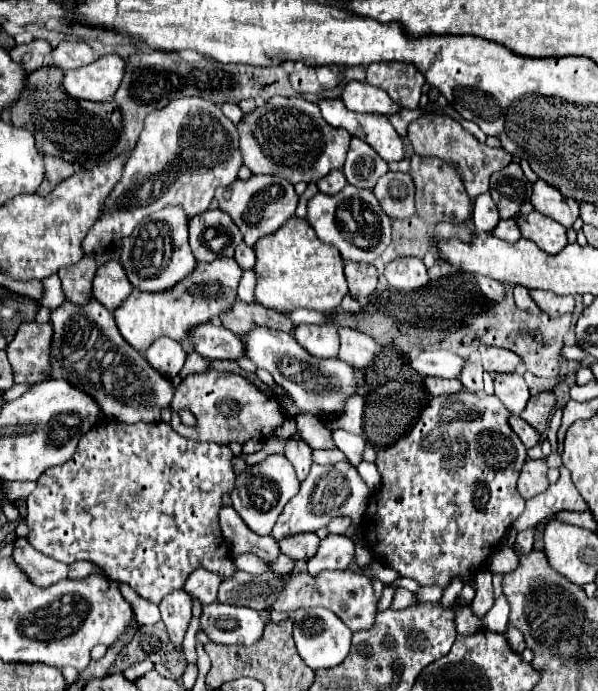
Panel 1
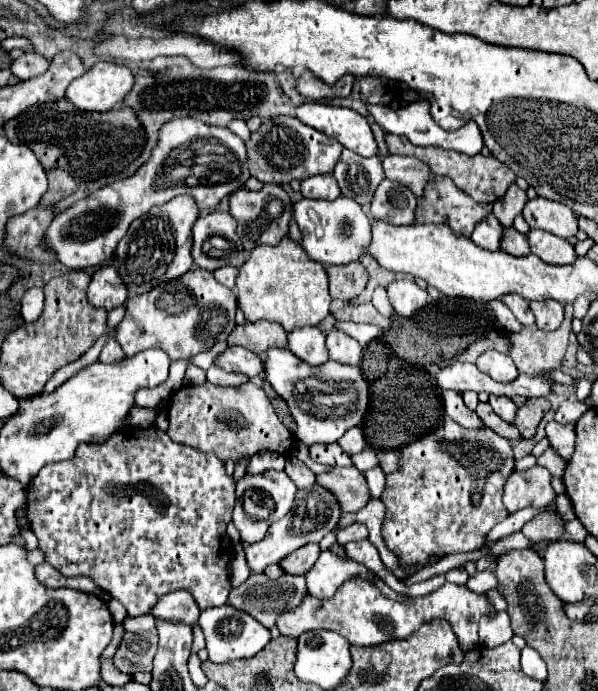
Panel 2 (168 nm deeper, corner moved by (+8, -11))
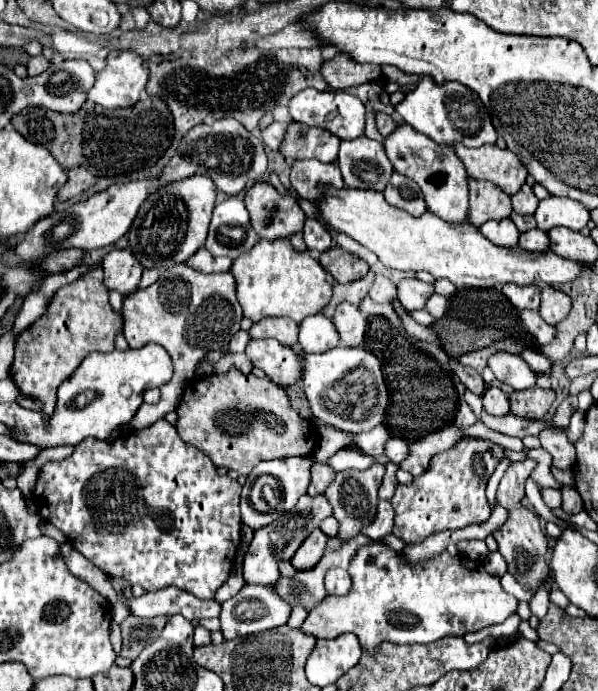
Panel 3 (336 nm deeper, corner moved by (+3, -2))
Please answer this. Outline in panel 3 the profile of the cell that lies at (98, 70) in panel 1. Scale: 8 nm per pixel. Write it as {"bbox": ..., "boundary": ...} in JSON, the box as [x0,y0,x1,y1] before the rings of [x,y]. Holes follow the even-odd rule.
{"bbox":[88,51,150,109],"boundary":[[[112,51],[106,67],[96,73],[88,101],[108,109],[132,107],[146,89],[150,71],[136,51]]]}

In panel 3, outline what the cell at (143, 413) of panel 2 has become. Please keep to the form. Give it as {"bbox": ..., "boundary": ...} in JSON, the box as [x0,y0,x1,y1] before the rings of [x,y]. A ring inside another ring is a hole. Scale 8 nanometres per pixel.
{"bbox":[122,265,242,429],"boundary":[[[174,265],[166,269],[160,279],[146,287],[136,289],[122,301],[124,337],[130,349],[140,349],[148,343],[162,345],[174,361],[174,377],[162,387],[162,399],[158,405],[142,403],[138,415],[130,421],[134,429],[148,427],[162,419],[168,411],[174,411],[180,403],[186,383],[192,379],[196,365],[210,353],[226,345],[234,333],[240,331],[242,309],[236,299],[234,277],[230,273],[200,273],[186,265]]]}

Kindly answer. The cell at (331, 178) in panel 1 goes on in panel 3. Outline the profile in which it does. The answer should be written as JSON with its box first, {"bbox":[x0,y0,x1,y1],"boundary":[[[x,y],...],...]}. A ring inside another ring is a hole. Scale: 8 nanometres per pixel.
{"bbox":[290,159,344,199],"boundary":[[[304,159],[304,161],[294,161],[292,171],[290,171],[290,183],[292,189],[302,195],[304,199],[318,199],[318,183],[334,185],[334,187],[344,187],[342,175],[338,171],[336,163],[322,163],[316,159]]]}

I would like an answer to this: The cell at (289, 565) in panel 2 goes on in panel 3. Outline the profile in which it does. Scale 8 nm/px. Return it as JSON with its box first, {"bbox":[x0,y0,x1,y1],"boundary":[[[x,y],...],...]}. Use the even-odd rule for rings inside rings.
{"bbox":[290,529,328,571],"boundary":[[[320,529],[310,533],[306,537],[306,541],[302,543],[302,547],[296,551],[294,559],[290,561],[294,565],[294,569],[296,571],[310,571],[310,567],[314,567],[322,559],[324,549],[326,549],[326,541],[328,541],[328,537]]]}

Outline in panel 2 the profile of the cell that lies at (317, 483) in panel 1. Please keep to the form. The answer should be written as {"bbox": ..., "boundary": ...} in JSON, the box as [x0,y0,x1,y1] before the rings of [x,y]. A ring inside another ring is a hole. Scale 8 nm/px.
{"bbox":[245,484,341,572],"boundary":[[[313,484],[313,488],[297,490],[291,512],[285,514],[279,522],[273,522],[263,540],[259,540],[257,544],[245,546],[249,568],[253,572],[263,572],[263,568],[267,564],[281,562],[293,550],[309,544],[309,542],[319,542],[325,534],[329,534],[335,528],[339,518],[341,518],[341,506],[337,504],[337,498],[333,496],[333,492],[327,492],[327,488],[321,488],[319,484]]]}

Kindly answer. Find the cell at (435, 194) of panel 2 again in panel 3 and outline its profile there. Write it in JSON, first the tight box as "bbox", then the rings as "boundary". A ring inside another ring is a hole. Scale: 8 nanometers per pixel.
{"bbox":[470,179,512,227],"boundary":[[[470,179],[470,223],[480,227],[490,219],[506,219],[512,213],[510,195],[488,181]]]}

